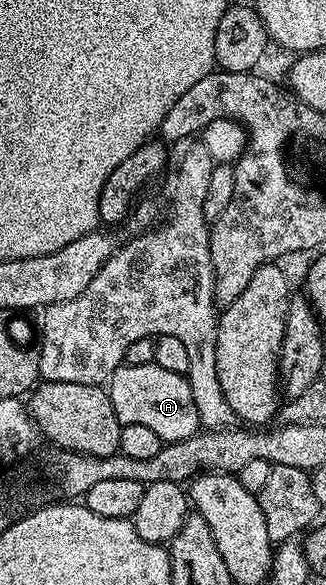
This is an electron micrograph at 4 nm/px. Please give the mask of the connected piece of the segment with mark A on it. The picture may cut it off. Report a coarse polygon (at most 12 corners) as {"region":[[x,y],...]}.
{"region":[[117,366],[107,382],[121,426],[162,443],[202,428],[188,376]]}

